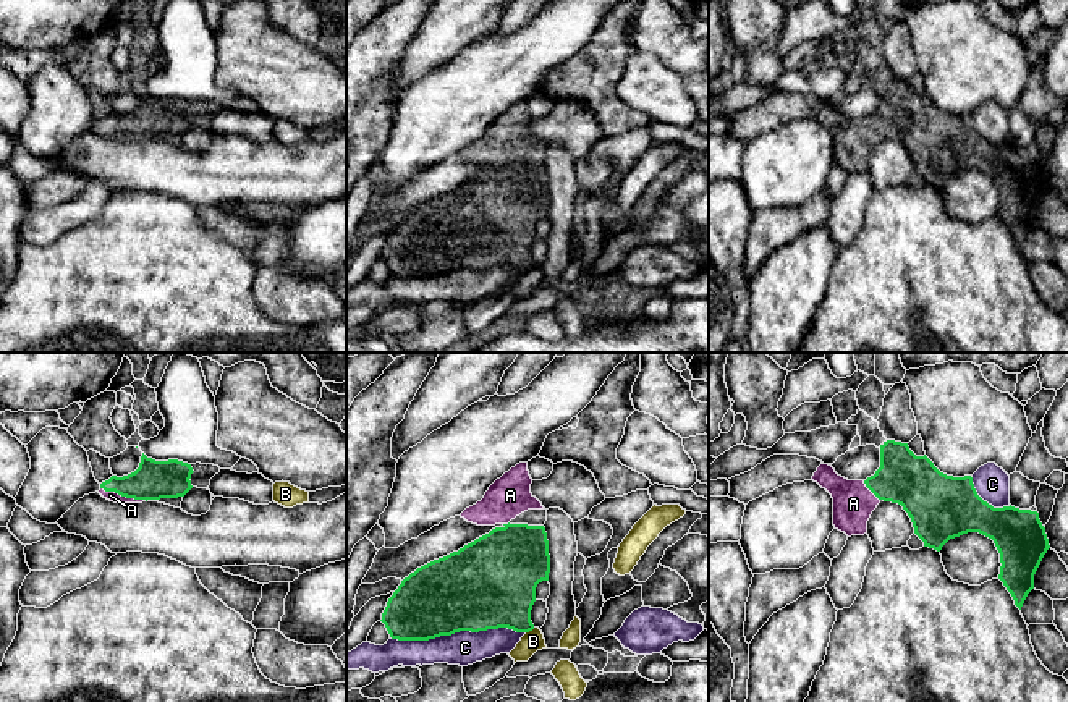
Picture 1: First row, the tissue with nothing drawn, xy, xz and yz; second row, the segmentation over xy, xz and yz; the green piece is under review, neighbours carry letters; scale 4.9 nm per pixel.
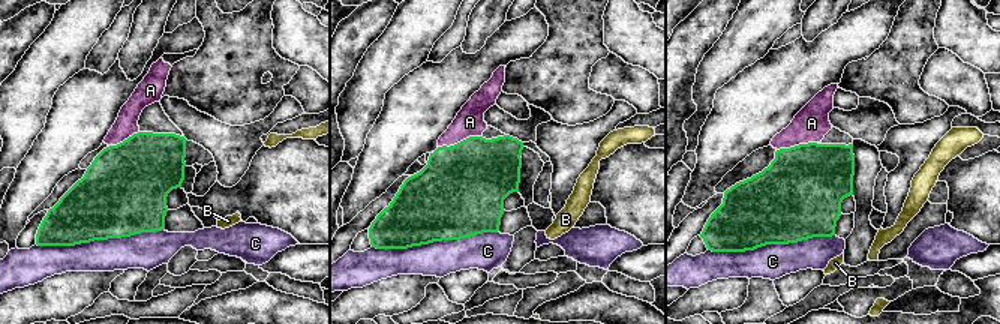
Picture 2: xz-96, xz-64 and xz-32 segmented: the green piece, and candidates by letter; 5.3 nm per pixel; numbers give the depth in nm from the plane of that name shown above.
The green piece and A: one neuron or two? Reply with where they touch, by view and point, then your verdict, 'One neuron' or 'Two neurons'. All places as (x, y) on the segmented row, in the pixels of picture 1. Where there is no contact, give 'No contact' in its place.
Touches green at xy (123, 495). One neuron

